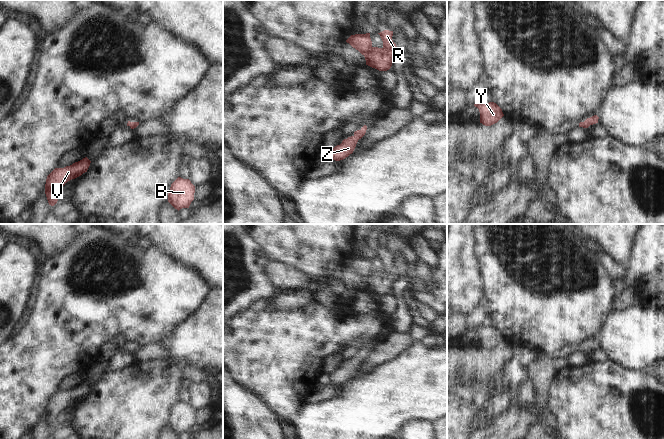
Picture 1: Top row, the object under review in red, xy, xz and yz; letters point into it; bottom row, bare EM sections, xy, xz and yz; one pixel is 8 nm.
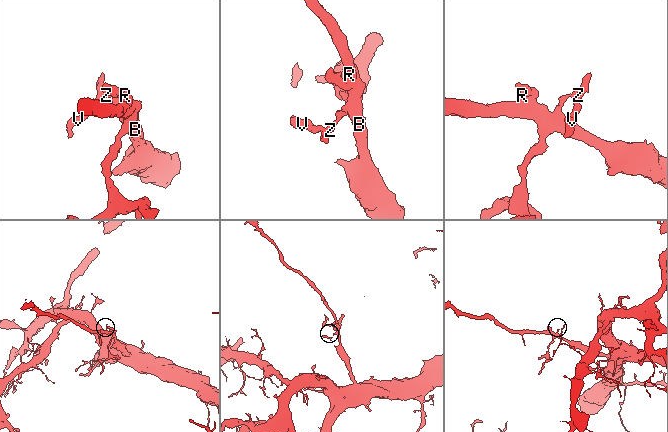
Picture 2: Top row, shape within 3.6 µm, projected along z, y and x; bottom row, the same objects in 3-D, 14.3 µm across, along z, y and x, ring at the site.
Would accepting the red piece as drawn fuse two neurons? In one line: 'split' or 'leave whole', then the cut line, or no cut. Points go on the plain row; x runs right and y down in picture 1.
leave whole | no cut

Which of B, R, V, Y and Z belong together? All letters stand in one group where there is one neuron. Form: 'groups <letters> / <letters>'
groups B R V Y Z

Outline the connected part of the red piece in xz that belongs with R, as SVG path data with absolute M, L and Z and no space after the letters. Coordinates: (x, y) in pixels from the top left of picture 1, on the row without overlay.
M384 254L378 258L383 265L382 272L372 270L370 257L351 259L346 266L365 281L366 289L379 295L387 295L391 292L398 273L392 264L393 255Z

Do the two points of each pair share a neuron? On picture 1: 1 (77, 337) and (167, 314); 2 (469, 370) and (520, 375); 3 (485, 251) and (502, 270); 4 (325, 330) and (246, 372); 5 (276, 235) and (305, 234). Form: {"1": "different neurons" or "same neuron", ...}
{"1": "same neuron", "2": "different neurons", "3": "same neuron", "4": "same neuron", "5": "same neuron"}

